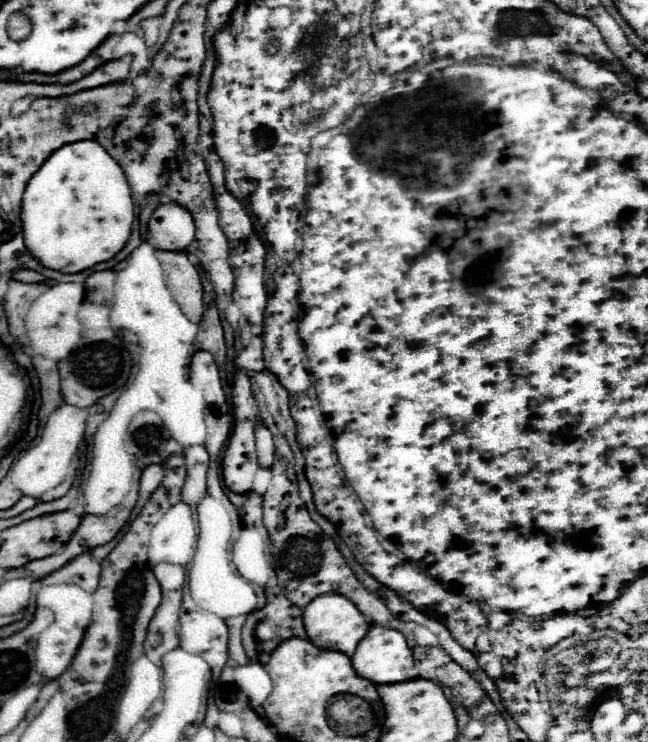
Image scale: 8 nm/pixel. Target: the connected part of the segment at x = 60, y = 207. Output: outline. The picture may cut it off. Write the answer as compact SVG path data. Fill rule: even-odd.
M81 140L53 152L43 168L35 172L23 194L23 236L27 250L45 266L59 272L81 272L99 262L111 260L129 240L133 224L133 200L121 166L95 140Z

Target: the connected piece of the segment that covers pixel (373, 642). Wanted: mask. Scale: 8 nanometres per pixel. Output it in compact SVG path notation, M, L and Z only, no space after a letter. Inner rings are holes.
M371 626L363 640L359 640L357 650L351 656L351 664L361 678L371 680L373 684L395 684L407 680L407 670L413 668L413 654L401 632L385 626Z

